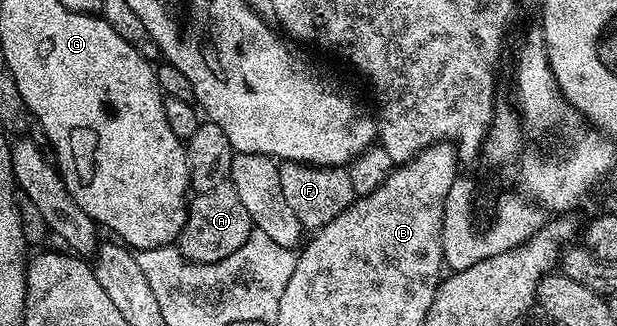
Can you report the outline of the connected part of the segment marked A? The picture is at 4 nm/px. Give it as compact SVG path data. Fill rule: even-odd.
M232 182L215 184L211 192L197 194L188 203L185 223L181 229L179 249L183 257L190 262L218 262L231 252L235 252L249 239L255 227L251 216L247 216L247 208L243 208L243 200L239 200L239 192L235 192Z

